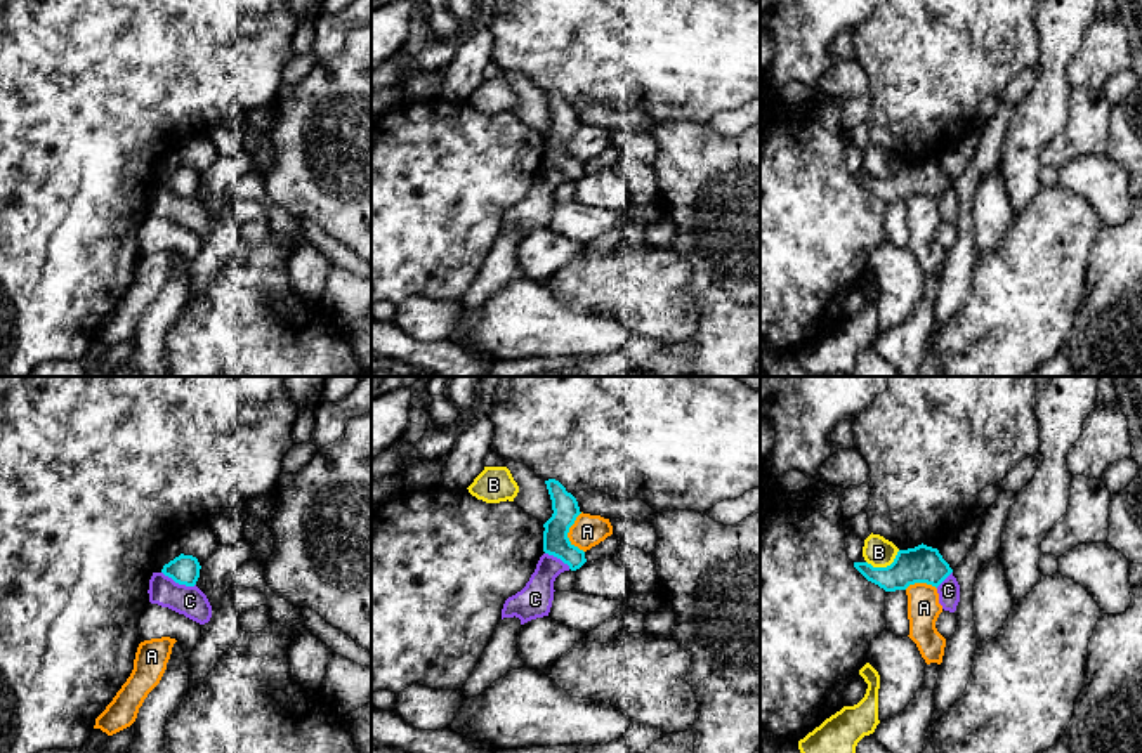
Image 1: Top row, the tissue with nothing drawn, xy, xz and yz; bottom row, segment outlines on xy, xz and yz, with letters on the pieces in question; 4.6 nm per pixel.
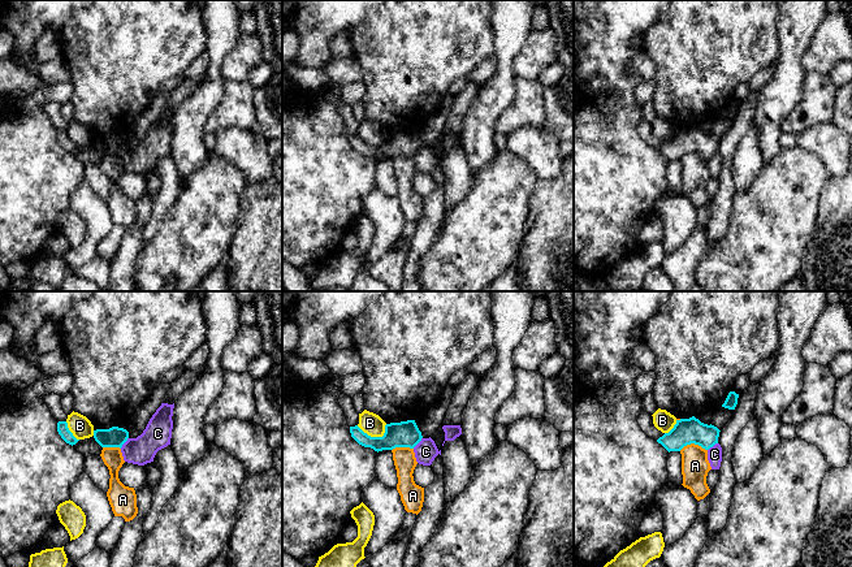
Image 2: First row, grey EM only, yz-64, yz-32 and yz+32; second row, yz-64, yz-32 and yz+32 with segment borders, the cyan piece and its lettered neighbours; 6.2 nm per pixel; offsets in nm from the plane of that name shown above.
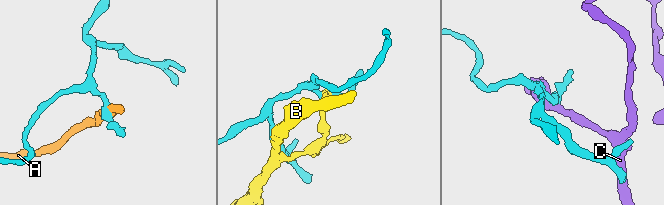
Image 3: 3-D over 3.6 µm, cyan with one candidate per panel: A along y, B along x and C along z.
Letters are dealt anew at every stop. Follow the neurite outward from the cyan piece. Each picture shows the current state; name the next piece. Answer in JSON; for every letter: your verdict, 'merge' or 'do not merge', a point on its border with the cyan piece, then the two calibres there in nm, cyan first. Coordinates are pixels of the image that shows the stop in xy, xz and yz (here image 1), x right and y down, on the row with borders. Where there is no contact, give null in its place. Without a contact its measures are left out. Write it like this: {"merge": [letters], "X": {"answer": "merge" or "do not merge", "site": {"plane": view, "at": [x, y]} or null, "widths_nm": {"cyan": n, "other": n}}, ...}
{"merge": [], "A": {"answer": "do not merge", "site": {"plane": "xz", "at": [568, 531]}, "widths_nm": {"cyan": 120, "other": 150}}, "B": {"answer": "do not merge", "site": {"plane": "yz", "at": [884, 568]}, "widths_nm": {"cyan": 180, "other": 140}}, "C": {"answer": "do not merge", "site": {"plane": "xy", "at": [179, 583]}, "widths_nm": {"cyan": 140, "other": 140}}}

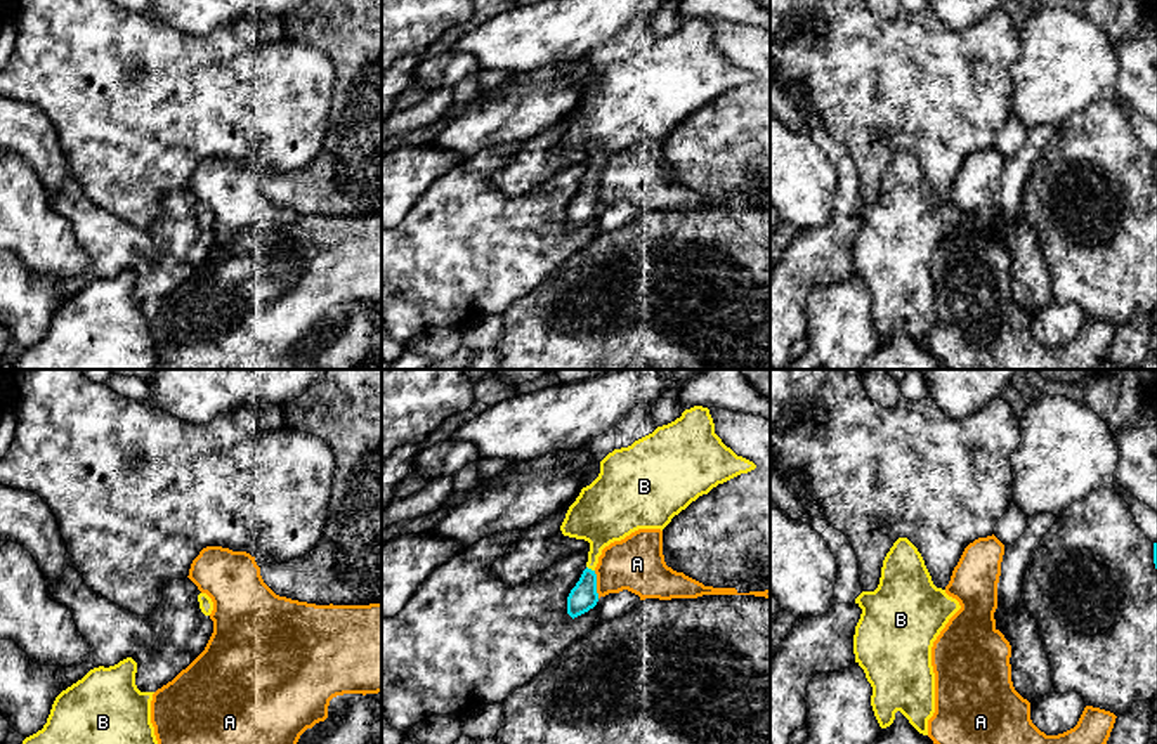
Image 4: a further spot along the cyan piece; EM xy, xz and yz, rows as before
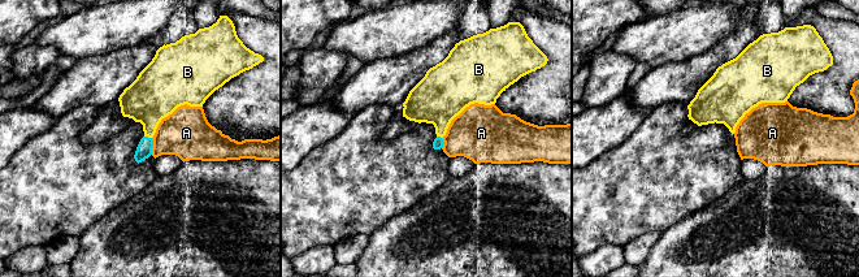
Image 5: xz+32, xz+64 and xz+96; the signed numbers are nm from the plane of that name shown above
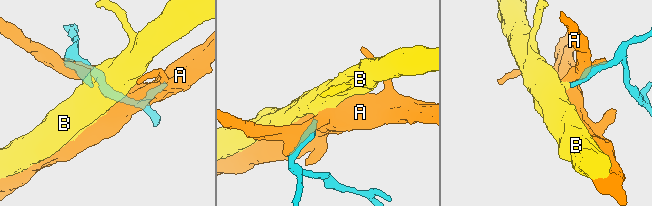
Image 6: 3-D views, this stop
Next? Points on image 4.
{"merge": ["B"], "A": {"answer": "do not merge", "site": {"plane": "xz", "at": [595, 585]}, "widths_nm": {"cyan": 130, "other": 260}}, "B": {"answer": "merge", "site": {"plane": "xz", "at": [590, 569]}, "widths_nm": {"cyan": 130, "other": 260}}}

